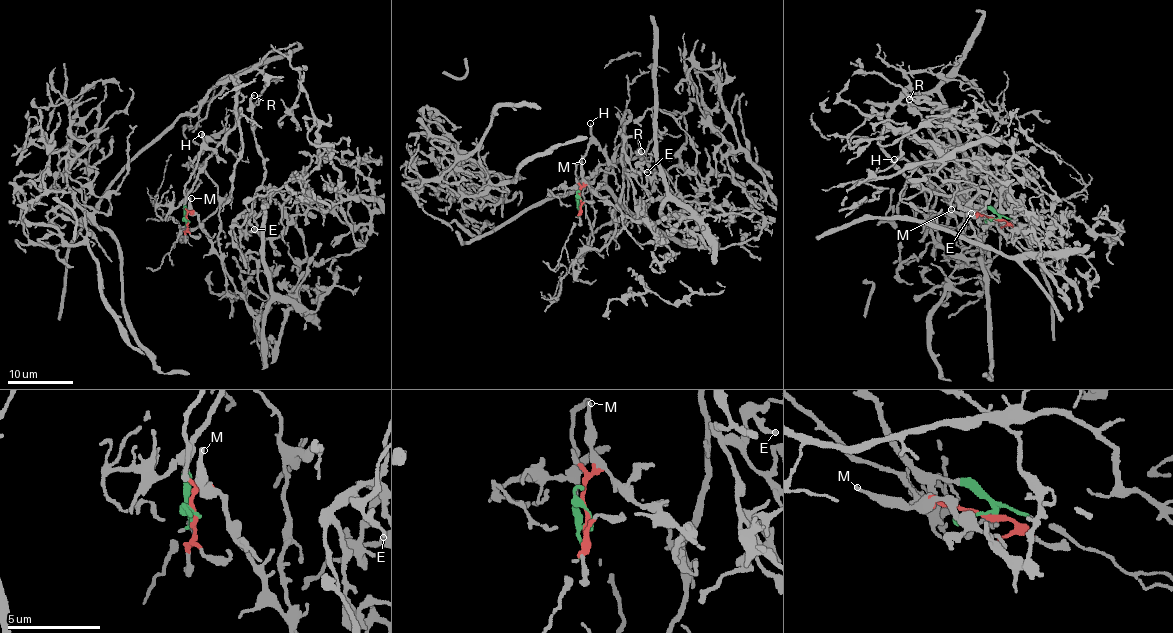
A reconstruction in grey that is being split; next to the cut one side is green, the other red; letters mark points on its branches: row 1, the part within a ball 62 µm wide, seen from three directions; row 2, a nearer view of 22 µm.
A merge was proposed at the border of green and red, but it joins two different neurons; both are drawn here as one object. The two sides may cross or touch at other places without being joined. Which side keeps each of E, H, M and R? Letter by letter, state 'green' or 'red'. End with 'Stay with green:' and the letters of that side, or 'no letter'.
E: red
H: red
M: red
R: red
Stay with green: no letter

